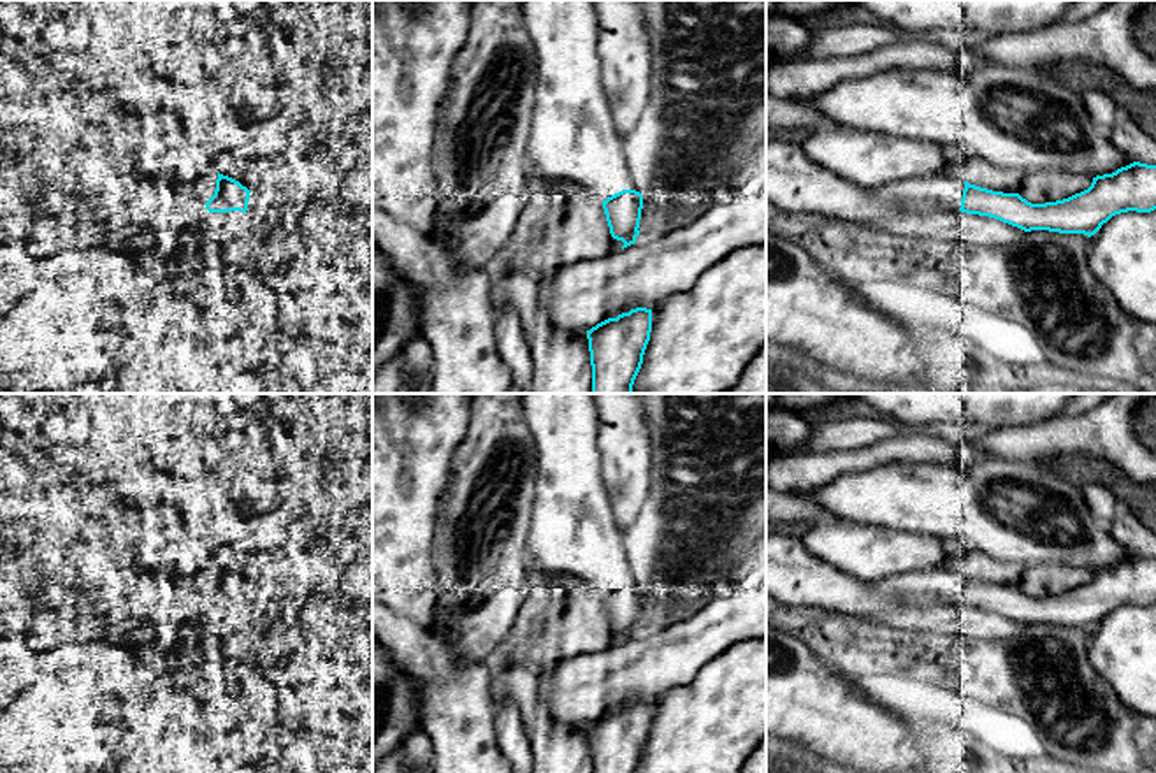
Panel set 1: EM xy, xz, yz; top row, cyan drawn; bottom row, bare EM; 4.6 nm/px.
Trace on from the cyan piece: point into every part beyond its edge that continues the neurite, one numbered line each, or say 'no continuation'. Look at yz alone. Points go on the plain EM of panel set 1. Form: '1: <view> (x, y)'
1: yz (933, 585)

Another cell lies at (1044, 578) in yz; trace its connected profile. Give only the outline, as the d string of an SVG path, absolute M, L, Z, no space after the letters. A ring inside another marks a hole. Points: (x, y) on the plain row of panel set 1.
M1037 562L1024 567L1019 589L1031 597L1045 597L1068 592L1087 583L1093 571L1056 562Z

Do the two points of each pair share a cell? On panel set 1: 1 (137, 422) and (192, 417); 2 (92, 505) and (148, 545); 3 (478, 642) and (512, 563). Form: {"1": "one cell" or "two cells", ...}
{"1": "one cell", "2": "two cells", "3": "one cell"}

